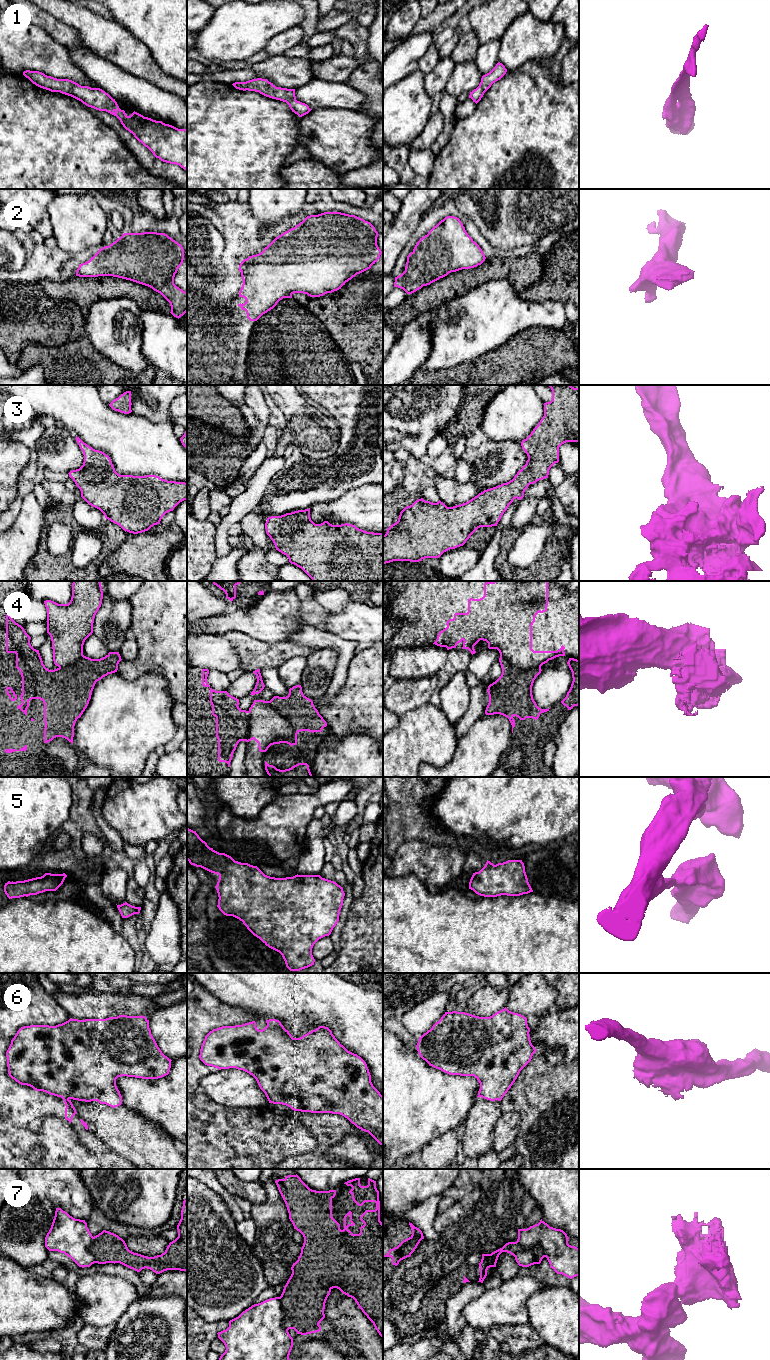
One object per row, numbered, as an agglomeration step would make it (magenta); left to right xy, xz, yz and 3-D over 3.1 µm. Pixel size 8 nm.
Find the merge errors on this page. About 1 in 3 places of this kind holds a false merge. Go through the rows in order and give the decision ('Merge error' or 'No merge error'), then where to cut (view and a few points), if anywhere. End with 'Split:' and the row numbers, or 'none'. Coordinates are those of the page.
1: No merge error. No split
2: No merge error. No split
3: No merge error. No split
4: Merge error. Split along yz (500, 656), (520, 669), (540, 667)
5: No merge error. No split
6: No merge error. No split
7: Merge error. Split along xz (279, 1297), (285, 1312), (283, 1326), (287, 1330)
Split: 4, 7

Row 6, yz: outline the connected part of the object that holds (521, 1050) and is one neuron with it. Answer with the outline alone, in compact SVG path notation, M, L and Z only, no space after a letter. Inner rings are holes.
M506 1007L490 1017L479 1017L465 1012L445 1012L430 1030L419 1037L418 1054L430 1066L450 1075L474 1076L480 1083L478 1097L501 1101L517 1079L520 1071L537 1051L530 1040L527 1018L509 1011Z

